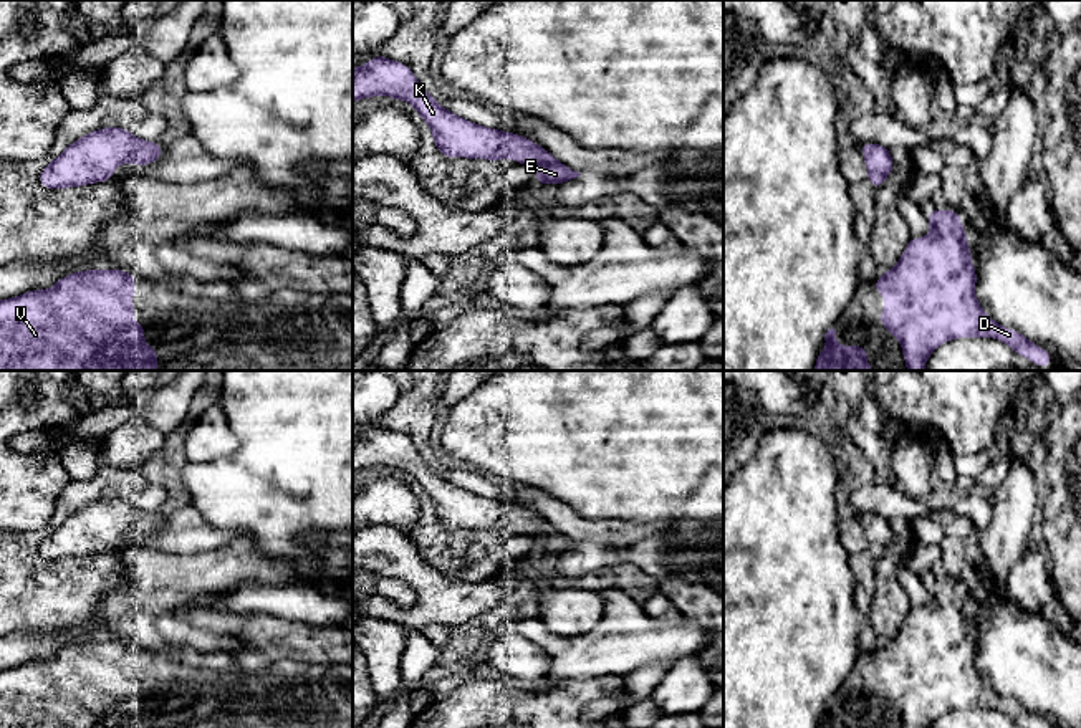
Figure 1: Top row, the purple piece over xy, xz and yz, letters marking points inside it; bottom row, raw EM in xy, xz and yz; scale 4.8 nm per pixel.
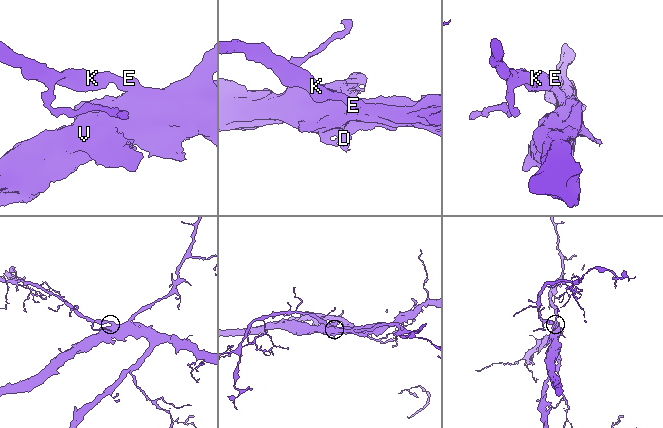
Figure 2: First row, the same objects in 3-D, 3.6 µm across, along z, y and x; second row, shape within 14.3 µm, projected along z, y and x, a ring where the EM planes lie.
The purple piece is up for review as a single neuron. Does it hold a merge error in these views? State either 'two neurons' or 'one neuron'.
one neuron

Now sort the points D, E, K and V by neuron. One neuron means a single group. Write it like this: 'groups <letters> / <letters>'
groups D E K V

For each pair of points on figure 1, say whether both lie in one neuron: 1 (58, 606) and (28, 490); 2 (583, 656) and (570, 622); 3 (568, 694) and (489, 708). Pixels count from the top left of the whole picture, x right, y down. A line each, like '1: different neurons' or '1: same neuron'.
1: different neurons
2: different neurons
3: same neuron

